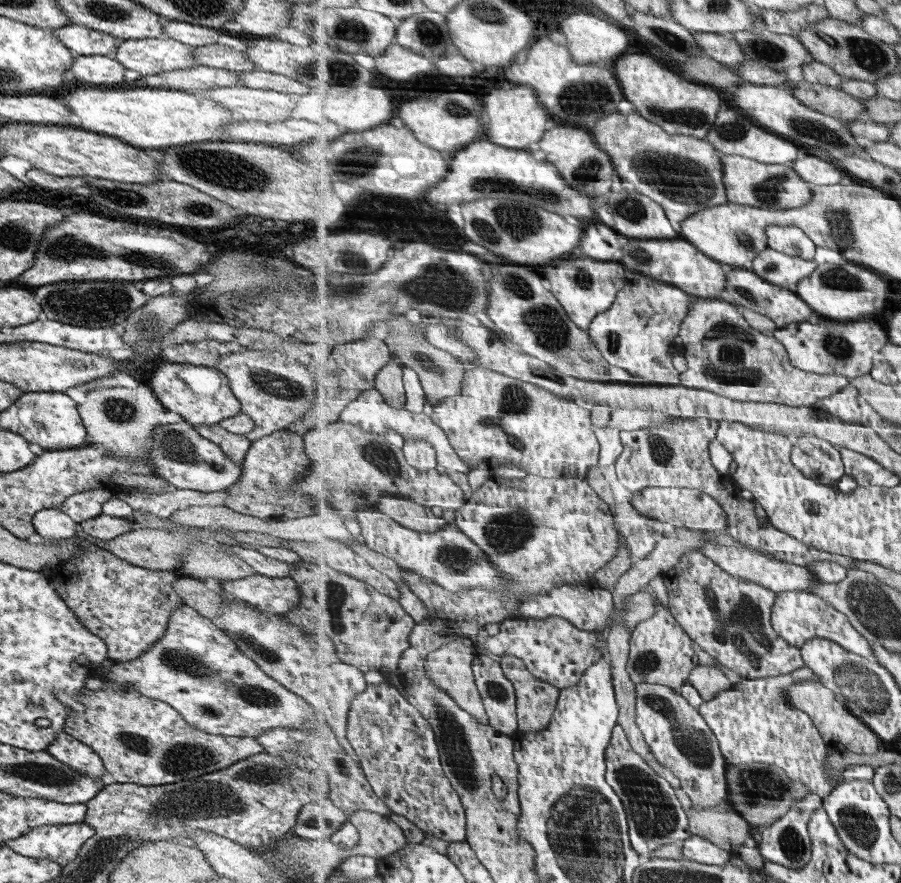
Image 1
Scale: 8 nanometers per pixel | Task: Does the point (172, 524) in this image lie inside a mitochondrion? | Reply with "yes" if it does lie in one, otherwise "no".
no

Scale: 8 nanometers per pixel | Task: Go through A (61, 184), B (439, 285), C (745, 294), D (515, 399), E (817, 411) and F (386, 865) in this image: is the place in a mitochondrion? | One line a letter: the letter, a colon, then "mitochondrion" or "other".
A: other
B: mitochondrion
C: other
D: mitochondrion
E: other
F: other

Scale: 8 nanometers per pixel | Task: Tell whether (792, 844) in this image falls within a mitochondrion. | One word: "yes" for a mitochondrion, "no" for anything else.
yes

